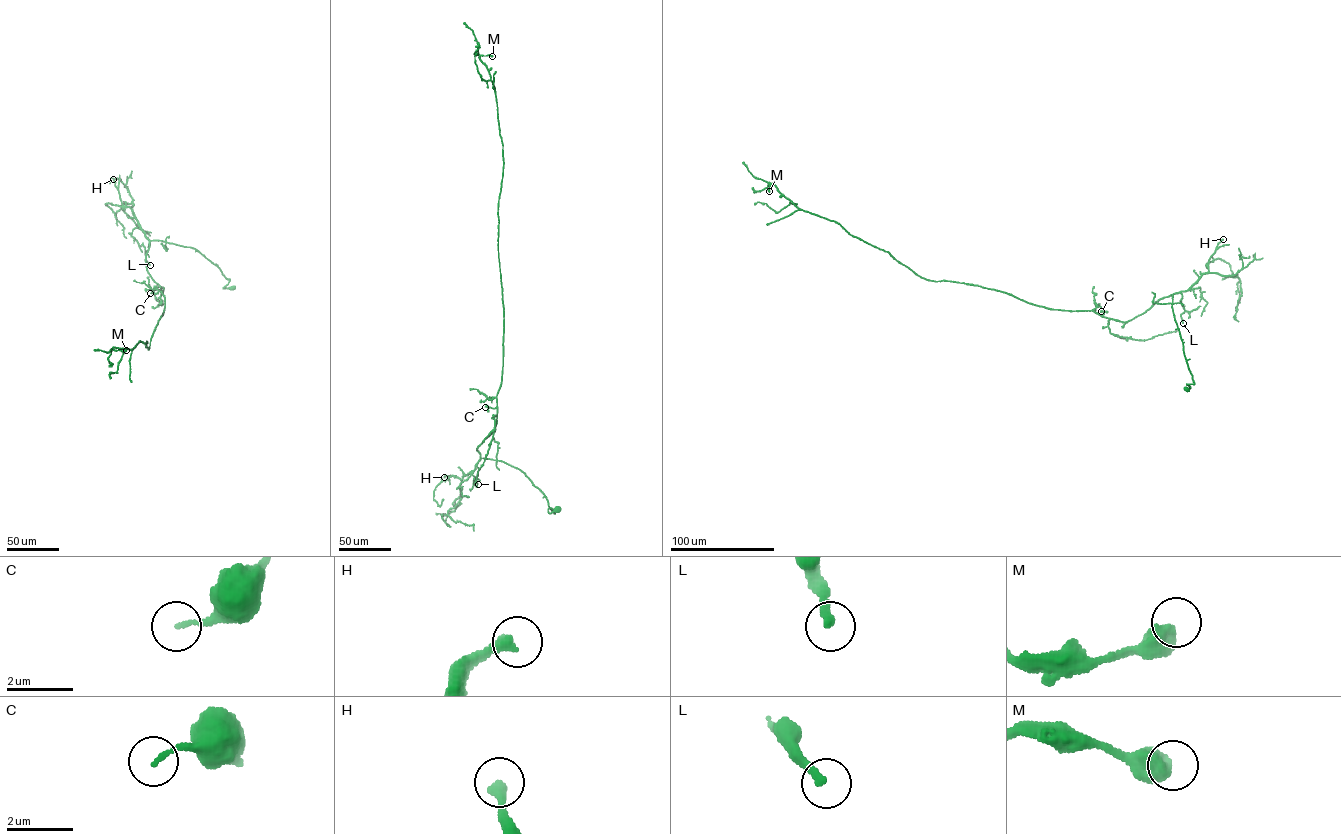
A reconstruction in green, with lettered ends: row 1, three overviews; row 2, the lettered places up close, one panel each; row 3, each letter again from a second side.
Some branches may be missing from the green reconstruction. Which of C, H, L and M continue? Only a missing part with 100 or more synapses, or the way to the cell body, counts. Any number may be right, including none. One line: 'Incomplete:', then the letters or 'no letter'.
Incomplete: no letter

